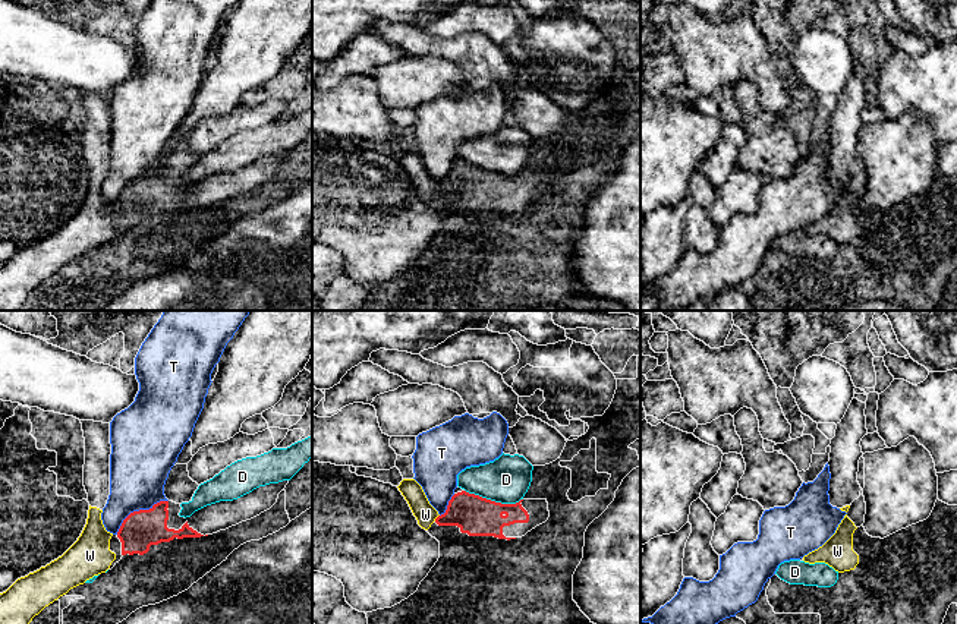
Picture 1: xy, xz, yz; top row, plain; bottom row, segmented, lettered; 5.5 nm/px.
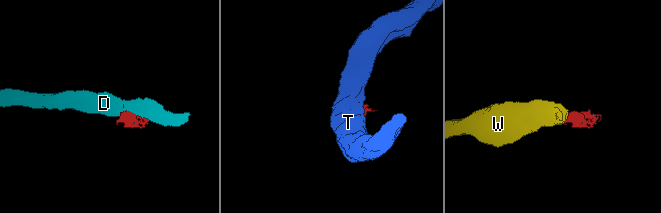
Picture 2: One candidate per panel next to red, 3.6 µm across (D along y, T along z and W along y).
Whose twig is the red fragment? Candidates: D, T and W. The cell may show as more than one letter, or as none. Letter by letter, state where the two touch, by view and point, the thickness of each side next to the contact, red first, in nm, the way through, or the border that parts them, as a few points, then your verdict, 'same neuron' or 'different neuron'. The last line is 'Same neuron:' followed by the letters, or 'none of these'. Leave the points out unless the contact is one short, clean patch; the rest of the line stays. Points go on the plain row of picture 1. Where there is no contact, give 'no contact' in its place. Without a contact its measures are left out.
D: contact xz (494, 173); calibres 220 and 260 nm; different neuron
T: contact xy (139, 182); calibres 200 and 340 nm; border xy (167, 172), (160, 172), (147, 182), (134, 182), (116, 205); different neuron
W: contact xz (437, 189); calibres 220 and 120 nm; way xz (477, 188), (437, 189), (425, 186); same neuron
Same neuron: W

